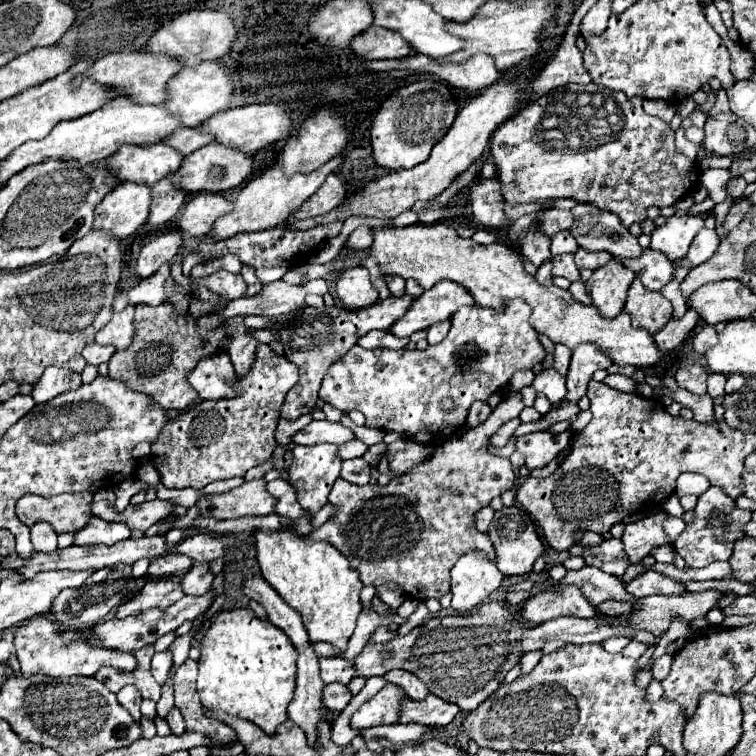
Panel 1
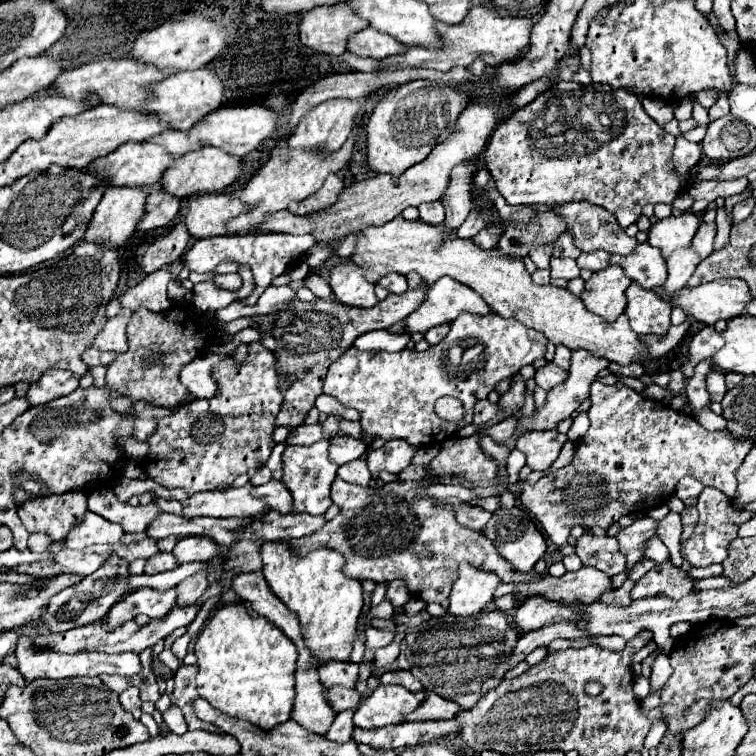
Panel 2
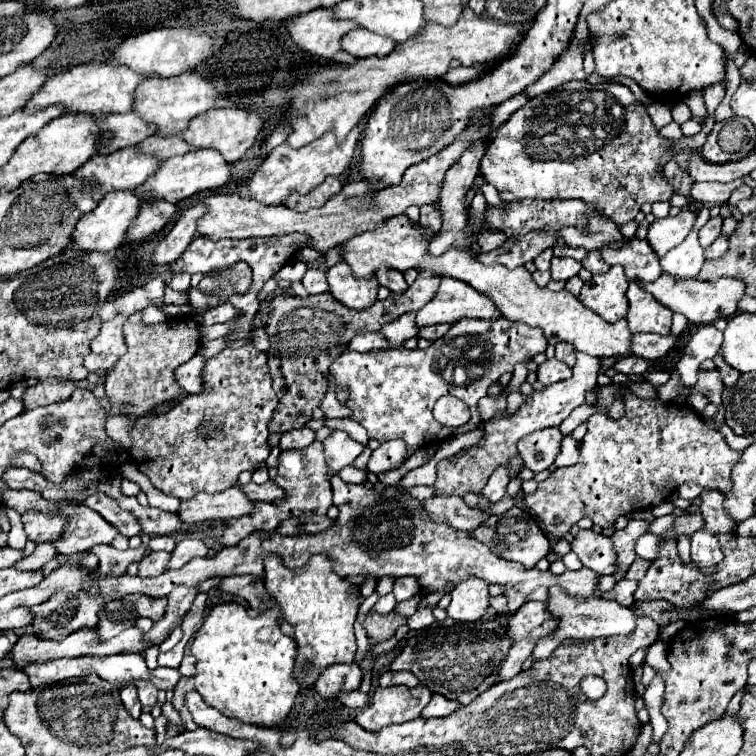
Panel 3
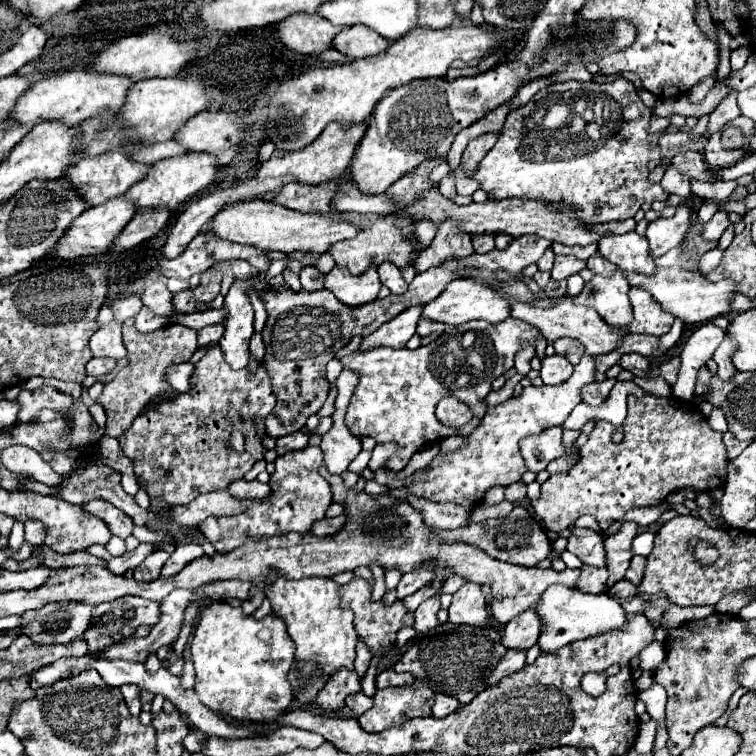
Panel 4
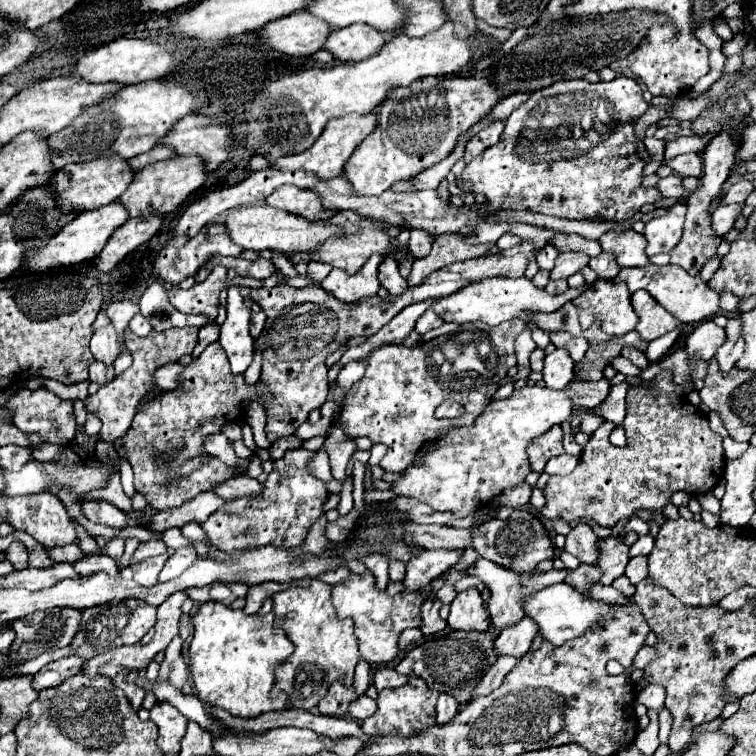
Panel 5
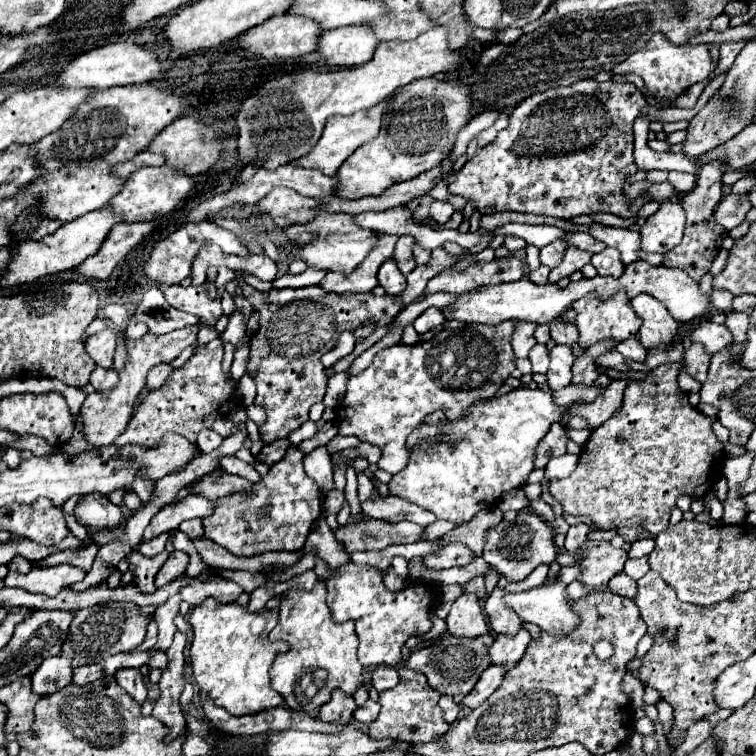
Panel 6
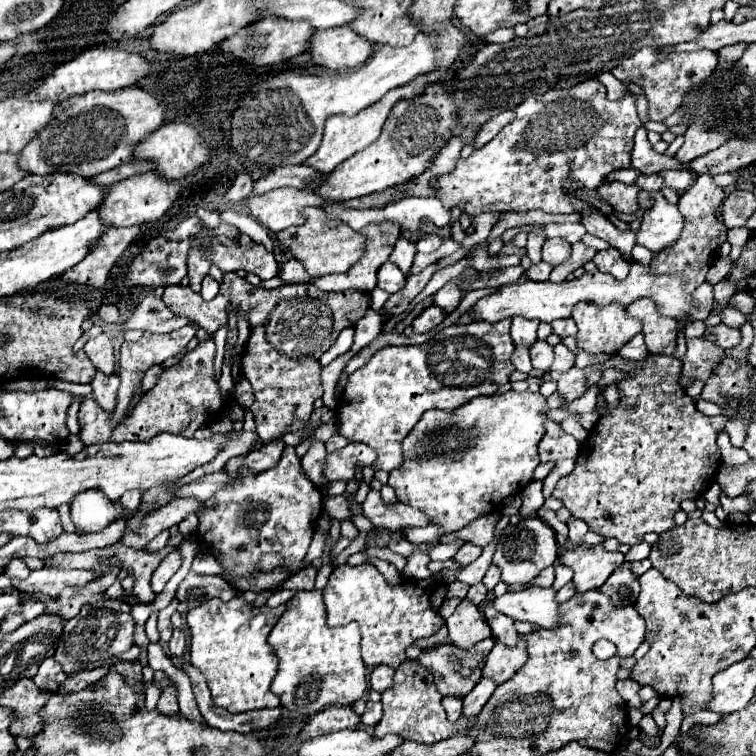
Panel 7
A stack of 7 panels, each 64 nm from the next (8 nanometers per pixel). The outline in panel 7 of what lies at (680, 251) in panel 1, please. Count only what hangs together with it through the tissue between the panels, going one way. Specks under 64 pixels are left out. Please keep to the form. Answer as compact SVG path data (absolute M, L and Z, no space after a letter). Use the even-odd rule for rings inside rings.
M656 192L654 198L656 204L650 208L650 212L644 214L642 226L636 236L640 246L646 246L656 254L678 242L680 232L684 228L684 216L680 214L676 204L670 204L662 196L662 192Z

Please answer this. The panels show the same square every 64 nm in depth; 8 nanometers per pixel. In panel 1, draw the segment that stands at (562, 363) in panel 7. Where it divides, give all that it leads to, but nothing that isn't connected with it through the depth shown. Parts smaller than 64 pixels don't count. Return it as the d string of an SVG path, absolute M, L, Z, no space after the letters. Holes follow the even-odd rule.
M554 368L542 370L534 382L532 382L534 390L538 394L544 394L552 406L556 406L560 400L564 400L566 396L566 384L564 384L564 376L560 376Z

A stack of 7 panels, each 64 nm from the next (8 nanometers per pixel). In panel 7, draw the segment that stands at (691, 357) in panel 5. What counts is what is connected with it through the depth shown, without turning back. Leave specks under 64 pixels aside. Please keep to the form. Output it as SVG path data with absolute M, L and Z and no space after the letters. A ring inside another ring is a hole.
M726 324L706 328L706 336L712 336L714 344L720 348L734 348L740 342L740 330L732 330Z

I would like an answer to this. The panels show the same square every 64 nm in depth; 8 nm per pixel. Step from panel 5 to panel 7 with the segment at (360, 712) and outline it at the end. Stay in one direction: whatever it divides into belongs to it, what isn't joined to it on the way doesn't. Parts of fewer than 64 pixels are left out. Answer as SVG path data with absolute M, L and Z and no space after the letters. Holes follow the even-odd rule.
M368 700L366 702L366 710L364 710L364 714L362 714L360 720L366 726L376 726L376 722L380 722L380 718L382 718L382 704Z

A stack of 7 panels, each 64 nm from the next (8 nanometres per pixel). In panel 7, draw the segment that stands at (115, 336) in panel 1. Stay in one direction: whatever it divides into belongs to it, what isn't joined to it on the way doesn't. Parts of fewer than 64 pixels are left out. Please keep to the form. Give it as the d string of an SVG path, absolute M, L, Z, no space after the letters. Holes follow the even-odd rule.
M106 332L98 334L96 338L90 338L84 346L84 352L98 370L102 370L104 374L114 372L114 346Z

